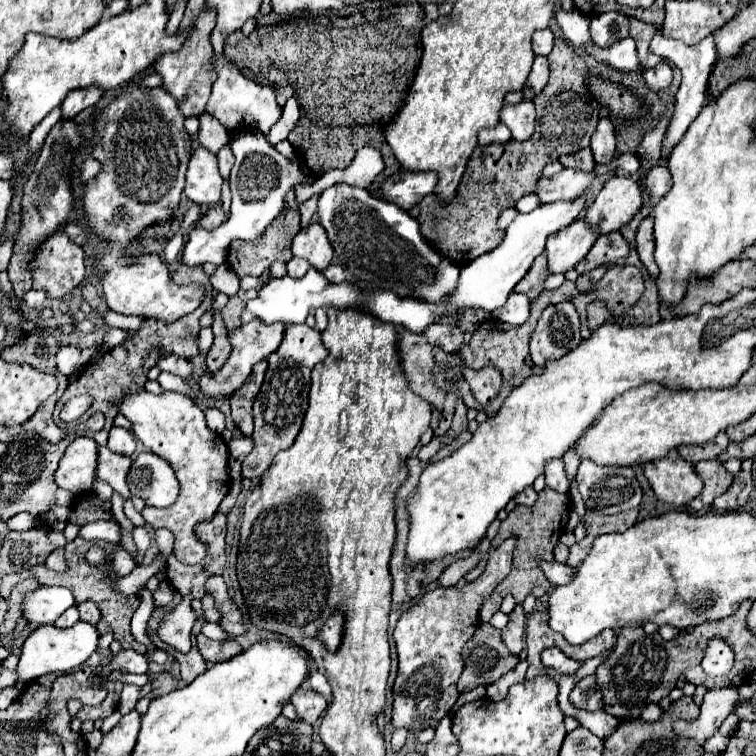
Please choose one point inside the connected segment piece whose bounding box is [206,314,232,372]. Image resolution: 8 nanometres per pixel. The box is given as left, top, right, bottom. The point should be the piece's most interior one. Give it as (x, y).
(221, 350)

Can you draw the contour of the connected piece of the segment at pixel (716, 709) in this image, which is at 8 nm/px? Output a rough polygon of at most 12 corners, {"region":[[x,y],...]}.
{"region":[[736,688],[708,690],[694,720],[674,732],[704,746],[740,700]]}

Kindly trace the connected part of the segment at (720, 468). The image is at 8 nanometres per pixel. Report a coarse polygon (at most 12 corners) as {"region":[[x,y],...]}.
{"region":[[716,460],[698,462],[704,488],[700,498],[710,506],[726,492],[734,476]]}

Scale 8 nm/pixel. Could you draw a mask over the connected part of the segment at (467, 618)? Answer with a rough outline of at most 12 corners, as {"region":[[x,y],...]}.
{"region":[[516,538],[464,588],[436,588],[396,628],[392,728],[436,726],[462,646],[512,568]]}

